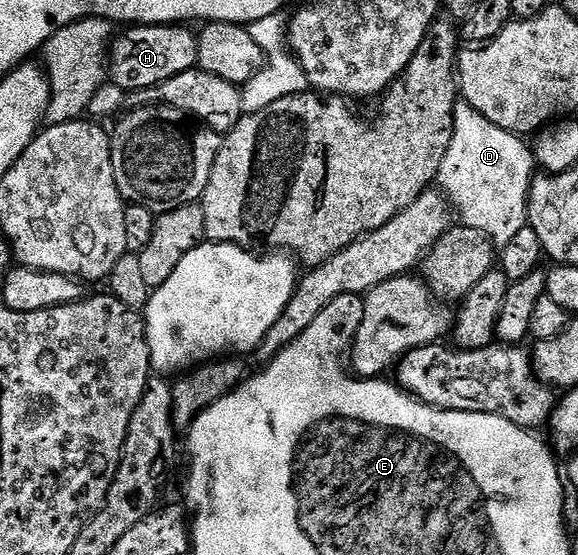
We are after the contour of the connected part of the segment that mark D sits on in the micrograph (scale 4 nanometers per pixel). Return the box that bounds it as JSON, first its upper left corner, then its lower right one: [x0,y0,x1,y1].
[436,101,535,247]

